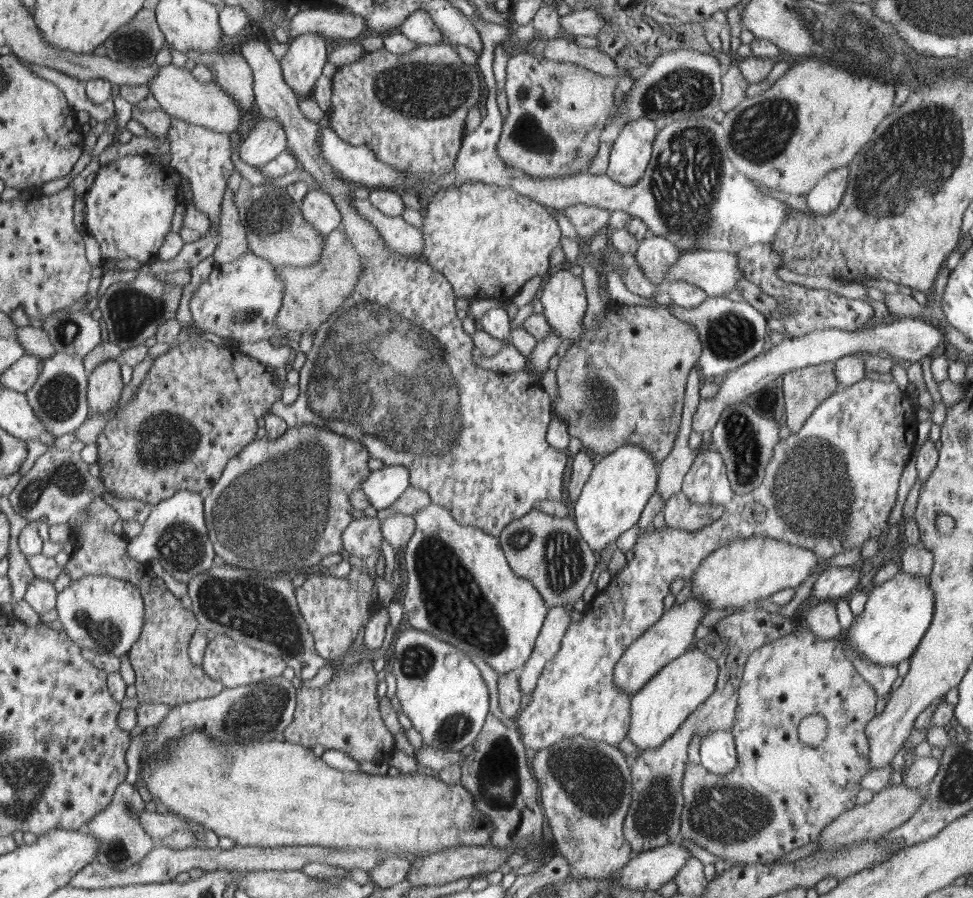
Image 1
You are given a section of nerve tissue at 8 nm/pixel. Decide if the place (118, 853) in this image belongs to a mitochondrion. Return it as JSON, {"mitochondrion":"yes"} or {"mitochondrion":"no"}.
{"mitochondrion":"yes"}

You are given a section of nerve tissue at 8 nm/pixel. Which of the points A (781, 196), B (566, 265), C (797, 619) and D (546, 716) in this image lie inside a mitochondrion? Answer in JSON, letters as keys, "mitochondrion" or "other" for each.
{"A":"other","B":"other","C":"other","D":"other"}

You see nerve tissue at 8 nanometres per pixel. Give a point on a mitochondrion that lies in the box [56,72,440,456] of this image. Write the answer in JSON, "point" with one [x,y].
{"point":[131,311]}

